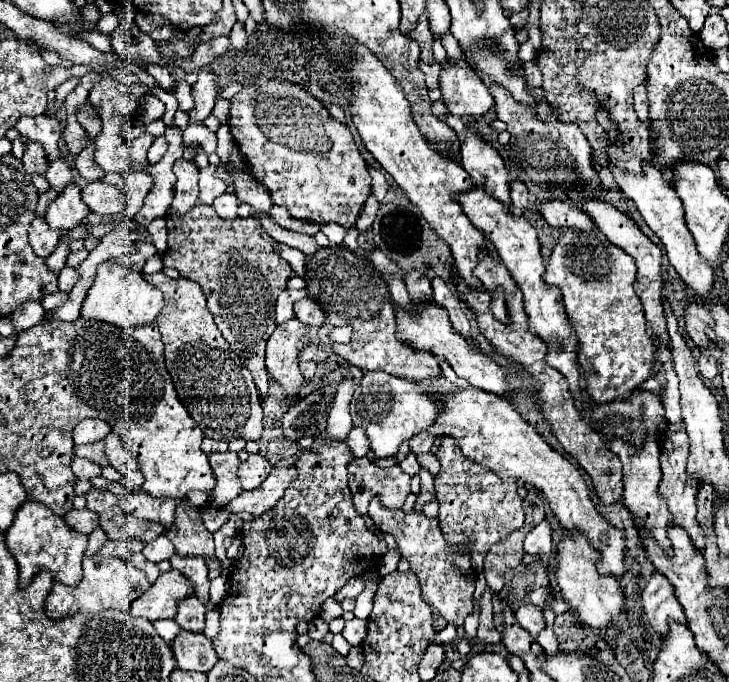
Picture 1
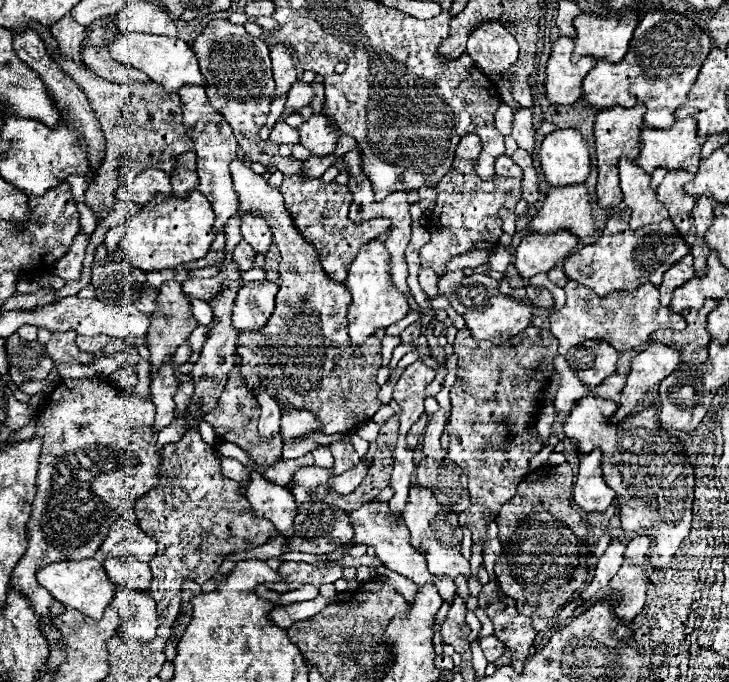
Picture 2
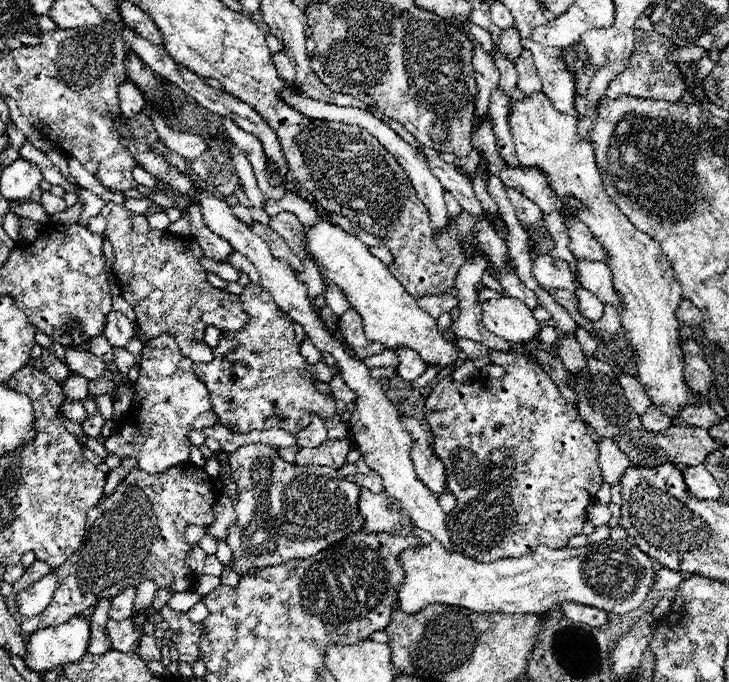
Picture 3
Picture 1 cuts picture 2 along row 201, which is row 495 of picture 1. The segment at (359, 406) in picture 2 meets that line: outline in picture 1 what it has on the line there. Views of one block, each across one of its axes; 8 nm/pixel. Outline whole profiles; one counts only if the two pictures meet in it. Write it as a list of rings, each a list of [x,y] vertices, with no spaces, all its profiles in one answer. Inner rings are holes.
[[[274,468],[256,490],[252,490],[252,492],[242,490],[224,510],[228,514],[250,512],[254,516],[260,516],[266,510],[276,506],[276,502],[284,496],[284,490],[294,480],[294,476],[296,476],[294,468]]]

